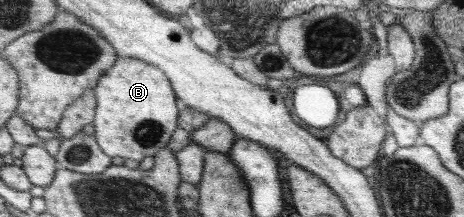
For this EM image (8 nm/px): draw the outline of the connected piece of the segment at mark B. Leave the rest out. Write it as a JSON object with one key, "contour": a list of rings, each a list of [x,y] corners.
{"contour":[[[119,57],[92,90],[97,99],[94,137],[103,153],[141,162],[168,145],[178,127],[179,109],[170,81],[161,69],[140,59]]]}

